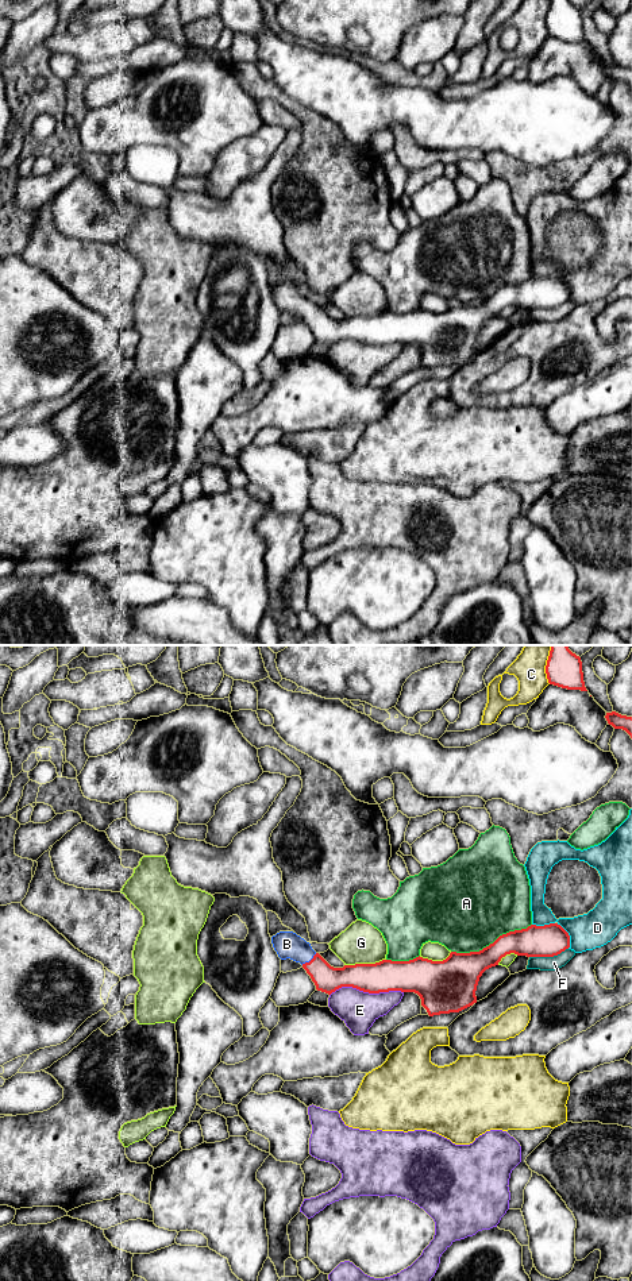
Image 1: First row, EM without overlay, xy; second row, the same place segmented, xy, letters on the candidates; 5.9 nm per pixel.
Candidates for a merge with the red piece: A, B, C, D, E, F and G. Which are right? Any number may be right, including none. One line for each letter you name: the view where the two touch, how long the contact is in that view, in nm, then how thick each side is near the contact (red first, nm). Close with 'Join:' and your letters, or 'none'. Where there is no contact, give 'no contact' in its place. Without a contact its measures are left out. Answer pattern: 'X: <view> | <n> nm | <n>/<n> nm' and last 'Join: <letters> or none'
B: xy | 120 nm | 160/160 nm
Join: B

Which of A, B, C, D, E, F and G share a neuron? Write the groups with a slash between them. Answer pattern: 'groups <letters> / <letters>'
groups A / B / C / D / E / F / G

